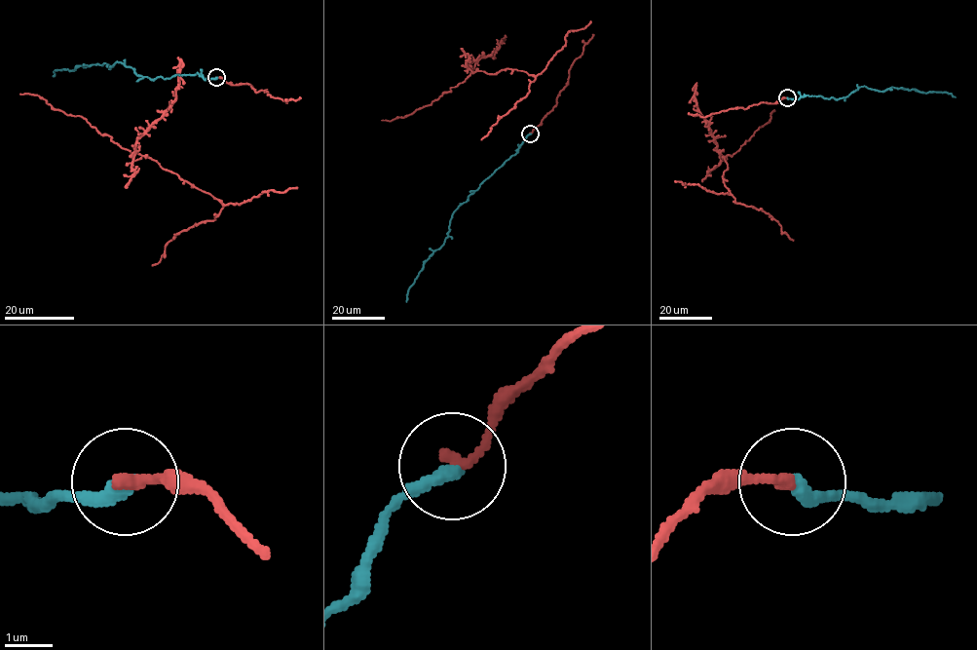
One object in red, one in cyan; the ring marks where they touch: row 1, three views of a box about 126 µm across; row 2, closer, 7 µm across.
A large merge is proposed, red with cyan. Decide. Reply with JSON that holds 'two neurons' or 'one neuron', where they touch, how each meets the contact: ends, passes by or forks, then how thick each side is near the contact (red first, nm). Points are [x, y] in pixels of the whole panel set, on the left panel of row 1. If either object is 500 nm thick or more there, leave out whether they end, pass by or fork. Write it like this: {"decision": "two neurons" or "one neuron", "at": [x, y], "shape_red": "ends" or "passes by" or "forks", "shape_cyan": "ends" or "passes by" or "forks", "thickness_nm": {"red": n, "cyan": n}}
{"decision": "one neuron", "at": [216, 77], "shape_red": "ends", "shape_cyan": "ends", "thickness_nm": {"red": 240, "cyan": 360}}

